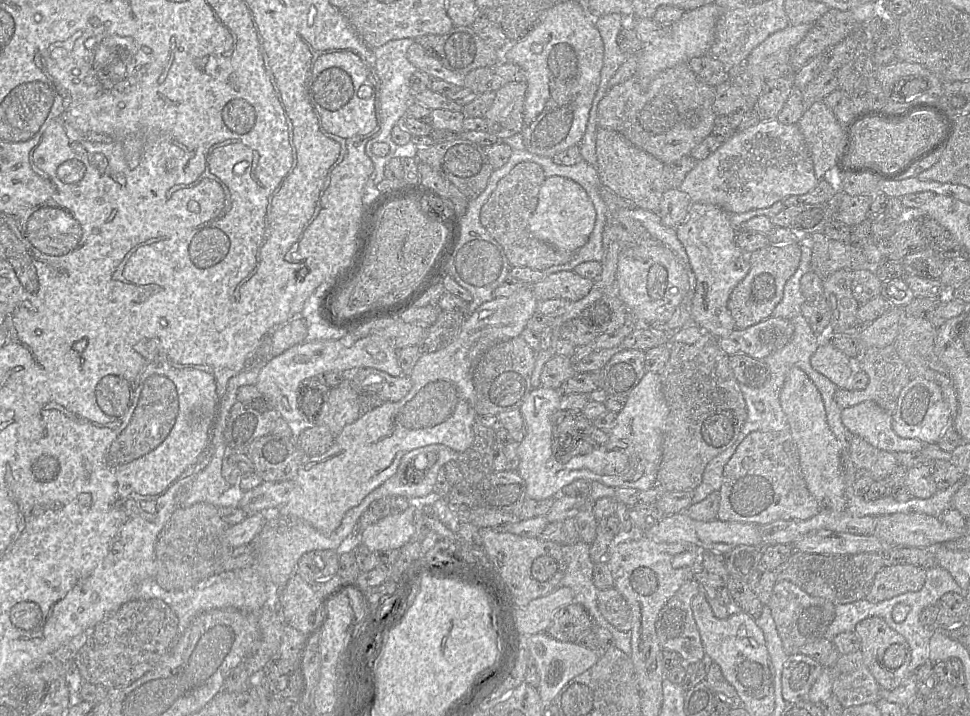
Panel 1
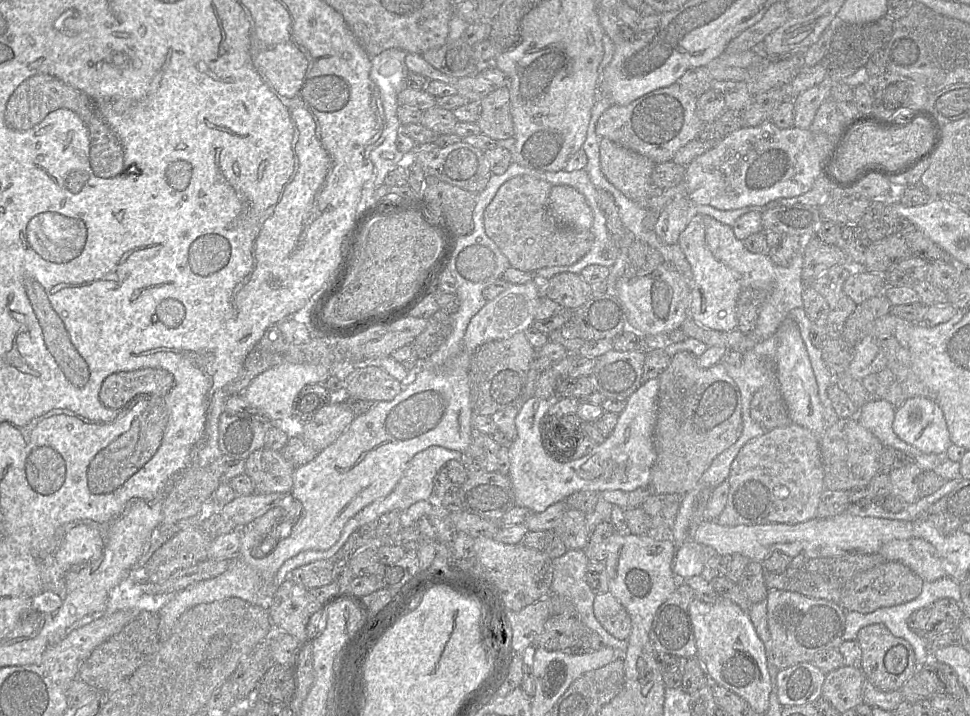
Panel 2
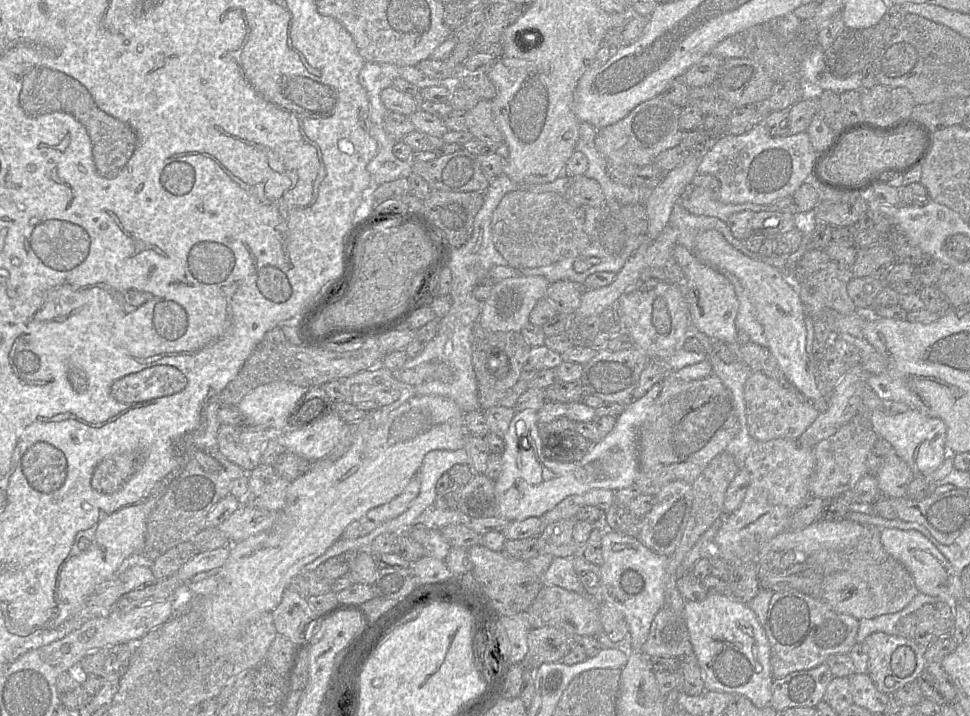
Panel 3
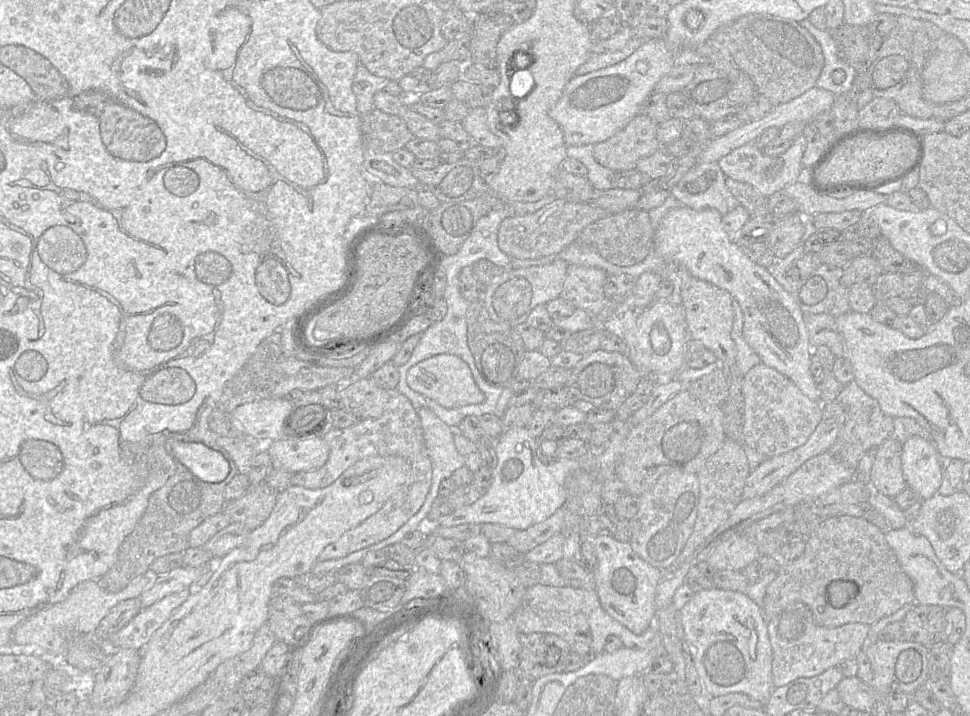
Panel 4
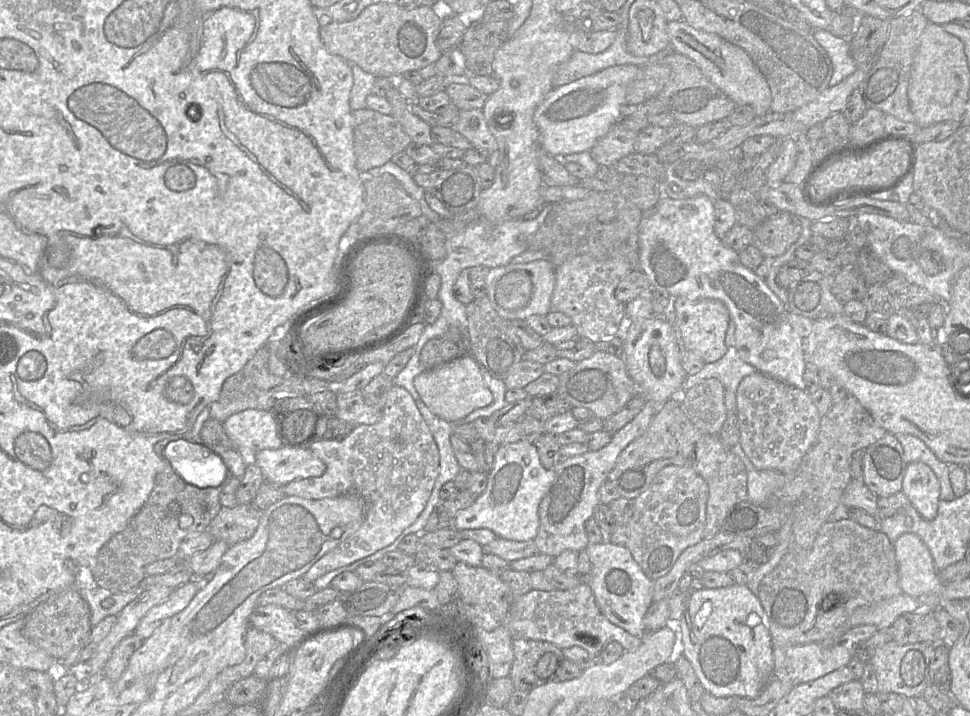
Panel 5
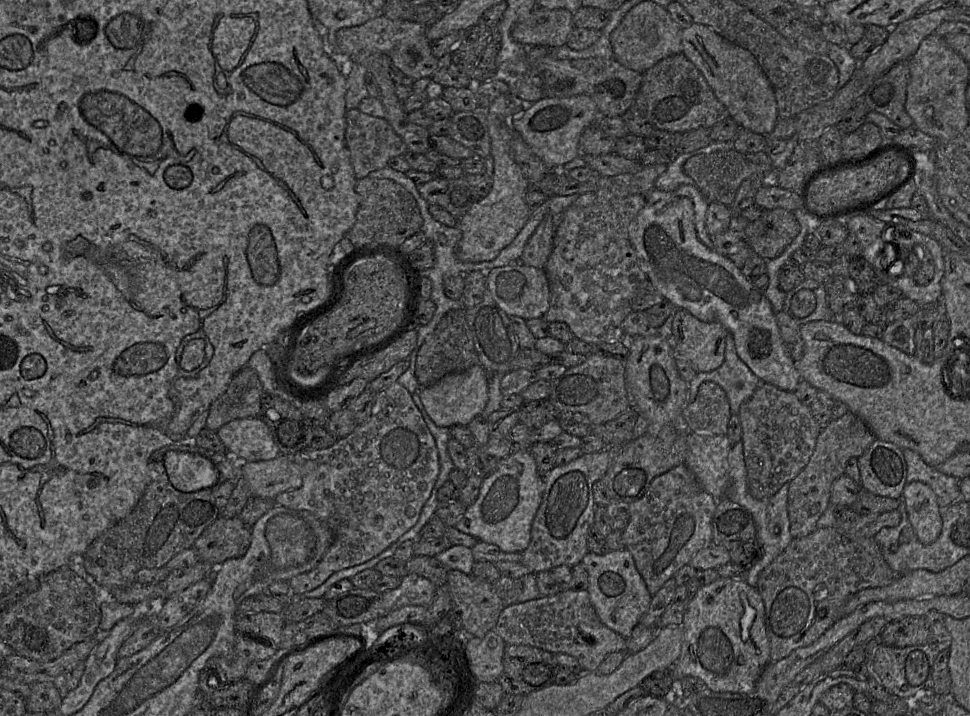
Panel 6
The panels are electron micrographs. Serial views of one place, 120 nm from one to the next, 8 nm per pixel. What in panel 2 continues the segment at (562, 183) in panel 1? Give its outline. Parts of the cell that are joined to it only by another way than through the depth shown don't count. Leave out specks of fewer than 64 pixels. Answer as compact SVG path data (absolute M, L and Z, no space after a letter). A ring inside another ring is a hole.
M553 186L548 199L548 214L559 227L589 230L593 223L592 210L585 197L570 186Z

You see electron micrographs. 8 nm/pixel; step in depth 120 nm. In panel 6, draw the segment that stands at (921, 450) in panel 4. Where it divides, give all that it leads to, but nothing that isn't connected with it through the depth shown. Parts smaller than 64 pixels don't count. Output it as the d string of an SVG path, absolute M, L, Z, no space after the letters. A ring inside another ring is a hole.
M919 481L907 483L901 499L905 502L909 521L918 540L925 545L936 541L942 529L942 509L937 504L937 497L930 486Z

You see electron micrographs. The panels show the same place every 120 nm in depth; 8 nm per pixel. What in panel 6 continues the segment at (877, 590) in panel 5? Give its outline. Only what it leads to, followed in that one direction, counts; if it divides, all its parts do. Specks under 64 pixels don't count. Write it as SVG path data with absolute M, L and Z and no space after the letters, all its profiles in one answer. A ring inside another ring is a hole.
M836 527L816 529L809 536L793 538L784 551L760 572L756 586L765 606L770 662L779 661L794 650L814 643L842 617L843 607L852 595L864 589L888 586L896 577L874 538L848 539Z

